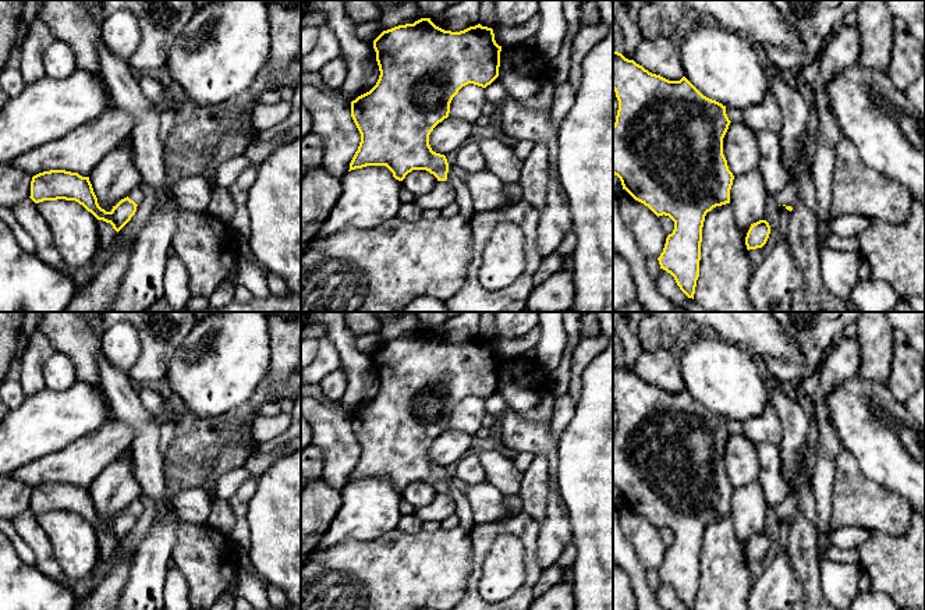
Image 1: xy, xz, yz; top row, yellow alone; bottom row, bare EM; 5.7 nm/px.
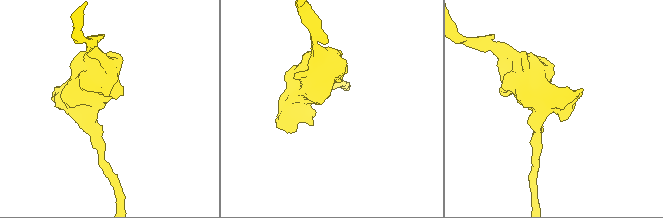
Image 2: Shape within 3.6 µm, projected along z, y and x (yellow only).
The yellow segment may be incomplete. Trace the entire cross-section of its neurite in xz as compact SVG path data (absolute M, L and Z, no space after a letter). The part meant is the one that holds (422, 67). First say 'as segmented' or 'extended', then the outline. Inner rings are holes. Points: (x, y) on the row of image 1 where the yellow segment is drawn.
extended; M421 18L383 31L373 40L373 49L380 75L369 92L351 102L351 117L361 142L348 171L386 166L396 180L403 181L412 170L426 170L456 189L460 214L471 221L475 209L468 184L453 174L444 155L432 150L429 135L449 117L450 103L462 86L486 88L499 77L502 46L496 43L493 29L478 24L451 32L436 26L430 18Z

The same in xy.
extended; M50 170L32 177L29 198L35 203L57 199L75 201L98 220L110 223L118 233L135 214L137 206L145 199L145 194L141 187L135 188L110 212L106 212L98 203L89 177L65 170Z

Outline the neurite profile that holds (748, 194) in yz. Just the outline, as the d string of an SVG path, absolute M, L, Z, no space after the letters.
M758 169L734 177L730 205L740 235L745 242L749 227L762 220L769 191Z

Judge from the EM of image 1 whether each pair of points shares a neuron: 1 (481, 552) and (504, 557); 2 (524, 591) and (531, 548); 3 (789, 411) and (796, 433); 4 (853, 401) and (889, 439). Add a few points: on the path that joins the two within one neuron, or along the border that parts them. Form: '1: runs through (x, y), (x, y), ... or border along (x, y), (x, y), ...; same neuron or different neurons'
1: border along (513, 534), (496, 536), (485, 557), (478, 585); different neurons
2: runs through (531, 580), (531, 559); same neuron
3: runs through (793, 417), (796, 428); same neuron
4: runs through (863, 411), (867, 419), (879, 431); same neuron

